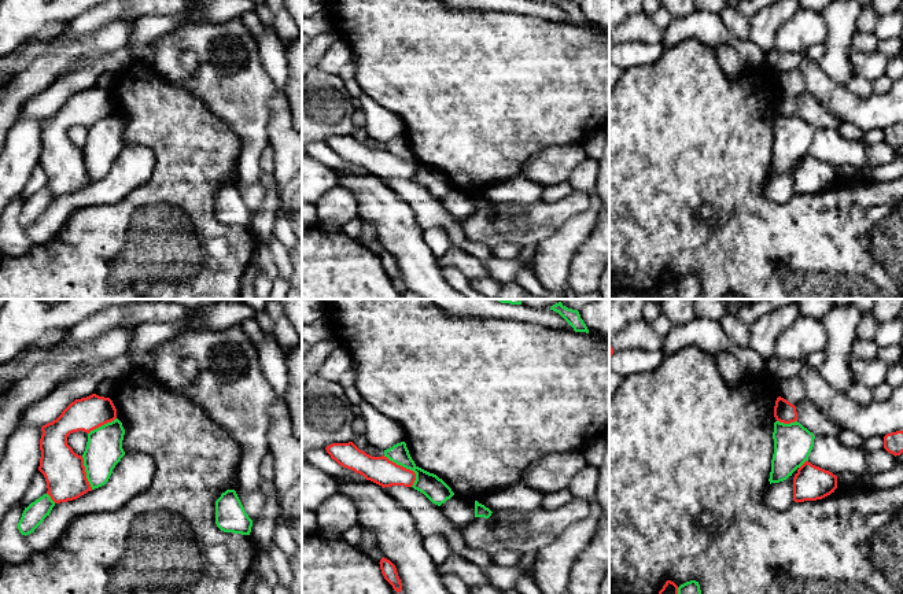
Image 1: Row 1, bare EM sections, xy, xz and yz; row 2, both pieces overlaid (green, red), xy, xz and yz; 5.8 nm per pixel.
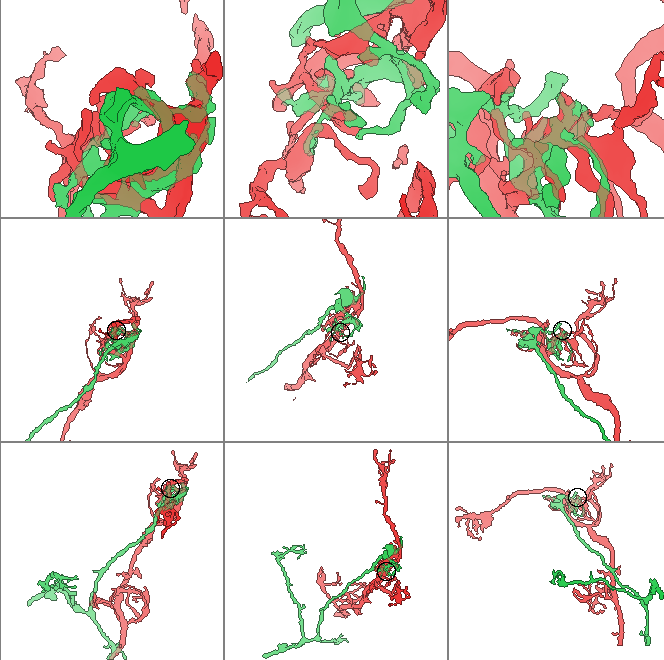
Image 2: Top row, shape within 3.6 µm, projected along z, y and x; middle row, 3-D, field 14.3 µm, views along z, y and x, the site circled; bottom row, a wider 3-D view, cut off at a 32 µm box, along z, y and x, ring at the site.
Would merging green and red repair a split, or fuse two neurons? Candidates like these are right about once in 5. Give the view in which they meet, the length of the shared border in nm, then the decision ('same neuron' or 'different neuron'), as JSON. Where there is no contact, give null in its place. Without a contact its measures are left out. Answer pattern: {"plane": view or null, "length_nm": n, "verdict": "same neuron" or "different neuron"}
{"plane": "xz", "length_nm": 260, "verdict": "different neuron"}

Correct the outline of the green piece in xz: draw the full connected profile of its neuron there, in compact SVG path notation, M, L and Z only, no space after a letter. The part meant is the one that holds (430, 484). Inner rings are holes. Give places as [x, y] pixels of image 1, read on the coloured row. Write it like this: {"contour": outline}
{"contour": "M405 442L384 450L384 457L397 465L413 471L416 473L416 480L412 487L423 492L432 503L441 506L454 495L452 488L442 479L414 464Z"}

